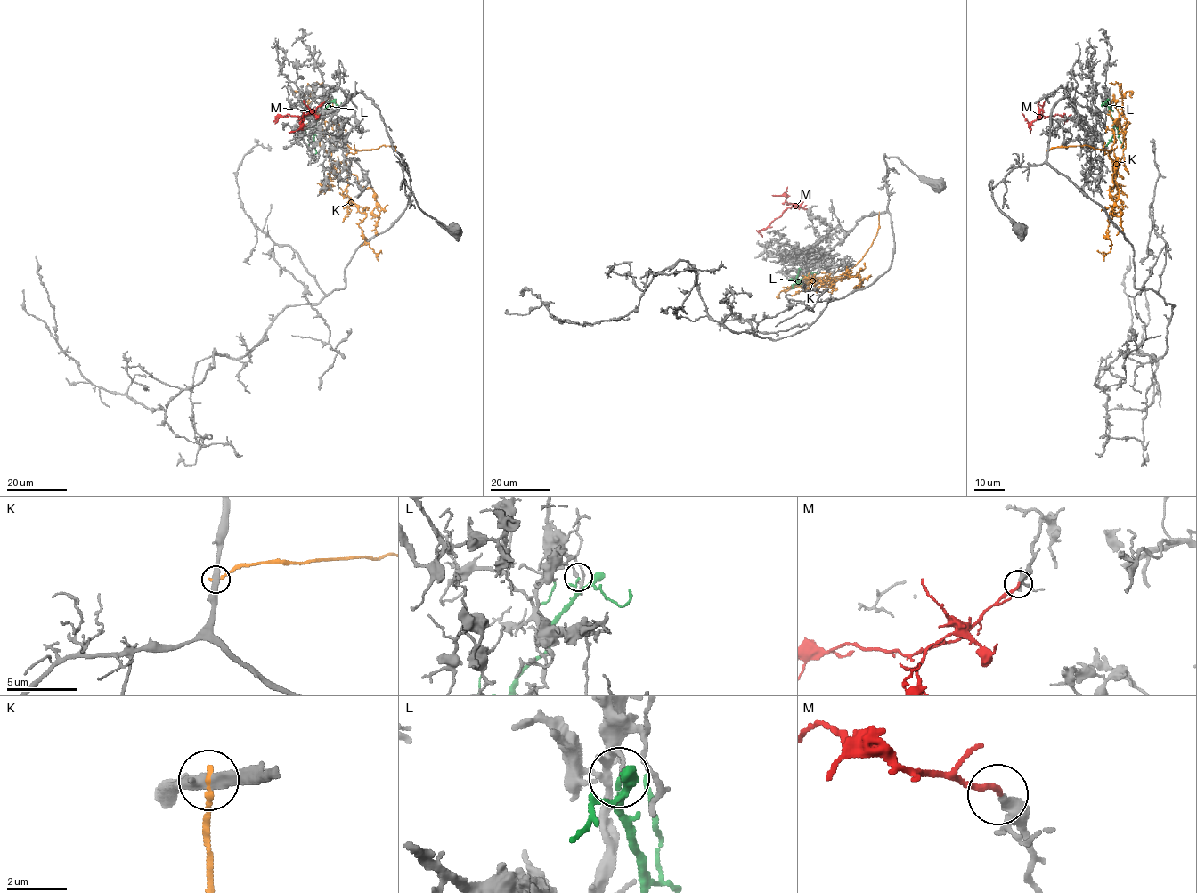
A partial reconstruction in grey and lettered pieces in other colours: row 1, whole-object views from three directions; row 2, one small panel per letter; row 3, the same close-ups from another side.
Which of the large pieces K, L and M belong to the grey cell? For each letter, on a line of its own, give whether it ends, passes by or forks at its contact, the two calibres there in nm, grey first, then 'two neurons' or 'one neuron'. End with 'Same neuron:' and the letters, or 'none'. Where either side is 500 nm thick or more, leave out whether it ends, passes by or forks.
K: it ends; calibres 320 and 190 nm; two neurons
L: it ends; calibres 140 and 140 nm; two neurons
M: it ends; calibres 240 and 180 nm; one neuron
Same neuron: M

